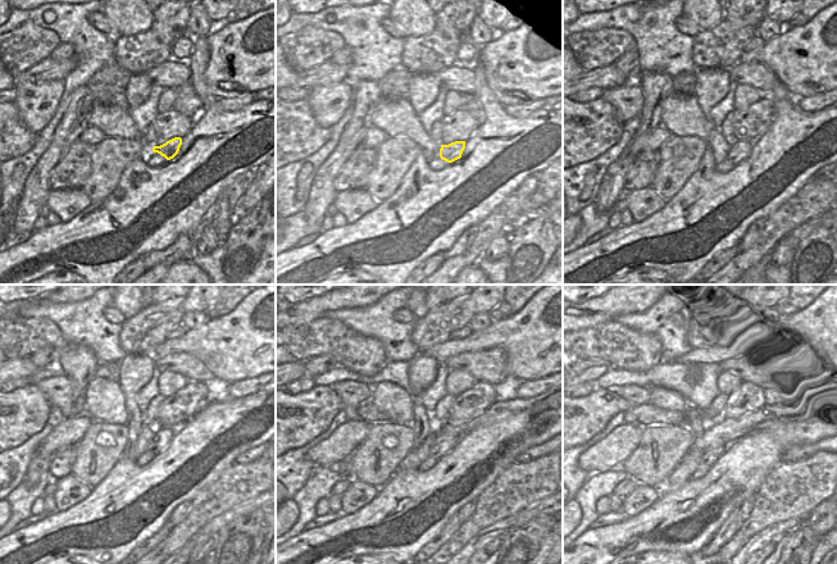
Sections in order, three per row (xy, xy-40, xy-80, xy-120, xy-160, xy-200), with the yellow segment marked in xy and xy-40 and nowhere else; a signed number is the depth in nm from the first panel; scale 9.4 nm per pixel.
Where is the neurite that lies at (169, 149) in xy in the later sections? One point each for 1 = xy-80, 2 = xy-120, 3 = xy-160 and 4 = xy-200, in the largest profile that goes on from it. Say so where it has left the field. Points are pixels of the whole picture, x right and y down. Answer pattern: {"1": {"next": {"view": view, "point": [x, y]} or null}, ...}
{"1": {"next": {"view": "xy-80", "point": [738, 150]}}, "2": {"next": {"view": "xy-120", "point": [163, 436]}}, "3": {"next": {"view": "xy-160", "point": [445, 446]}}, "4": {"next": {"view": "xy-200", "point": [717, 447]}}}

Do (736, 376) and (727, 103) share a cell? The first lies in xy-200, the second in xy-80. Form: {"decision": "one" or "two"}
{"decision": "two"}

